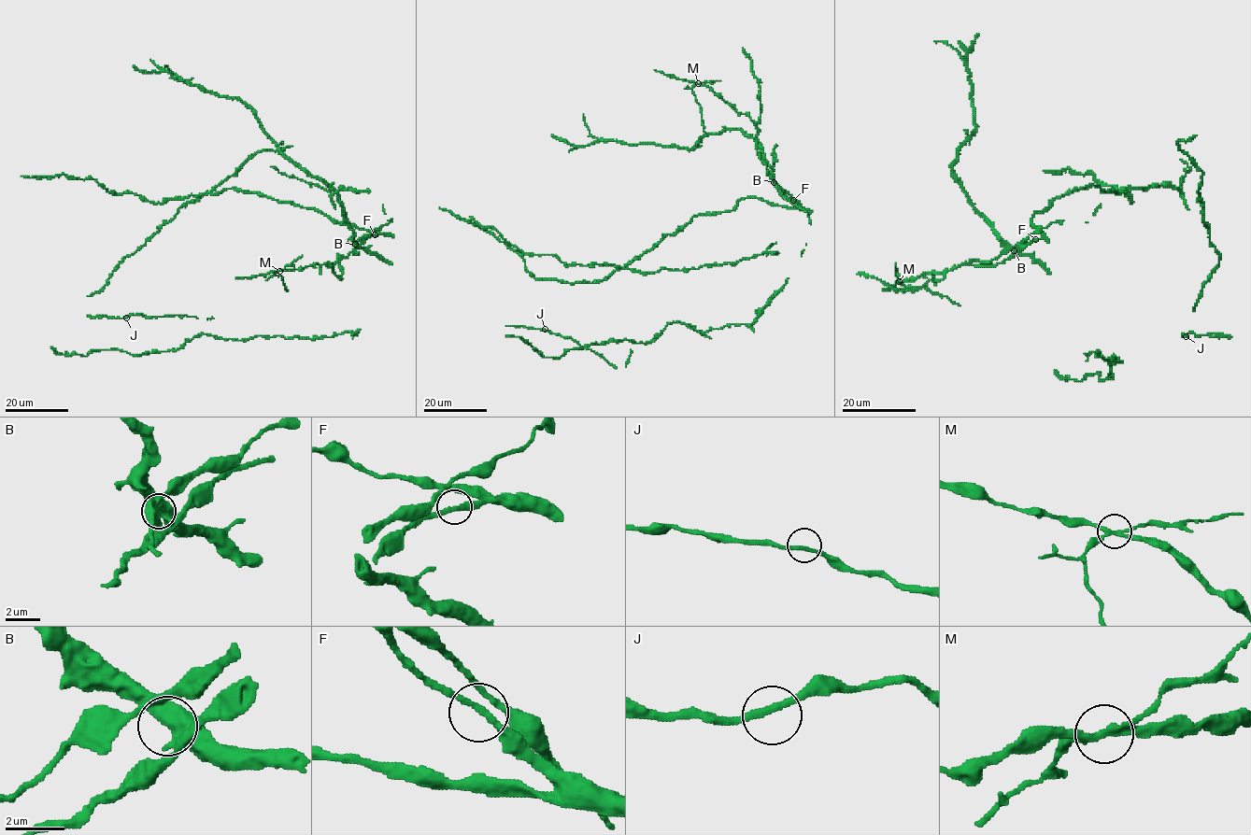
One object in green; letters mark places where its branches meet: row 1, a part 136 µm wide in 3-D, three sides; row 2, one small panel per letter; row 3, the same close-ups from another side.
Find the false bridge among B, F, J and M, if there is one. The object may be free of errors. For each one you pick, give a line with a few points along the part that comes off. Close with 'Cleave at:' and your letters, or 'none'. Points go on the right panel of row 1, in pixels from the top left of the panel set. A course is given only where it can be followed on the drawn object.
M: course (899, 282), (903, 286), (926, 288), (959, 305)
Cleave at: M

